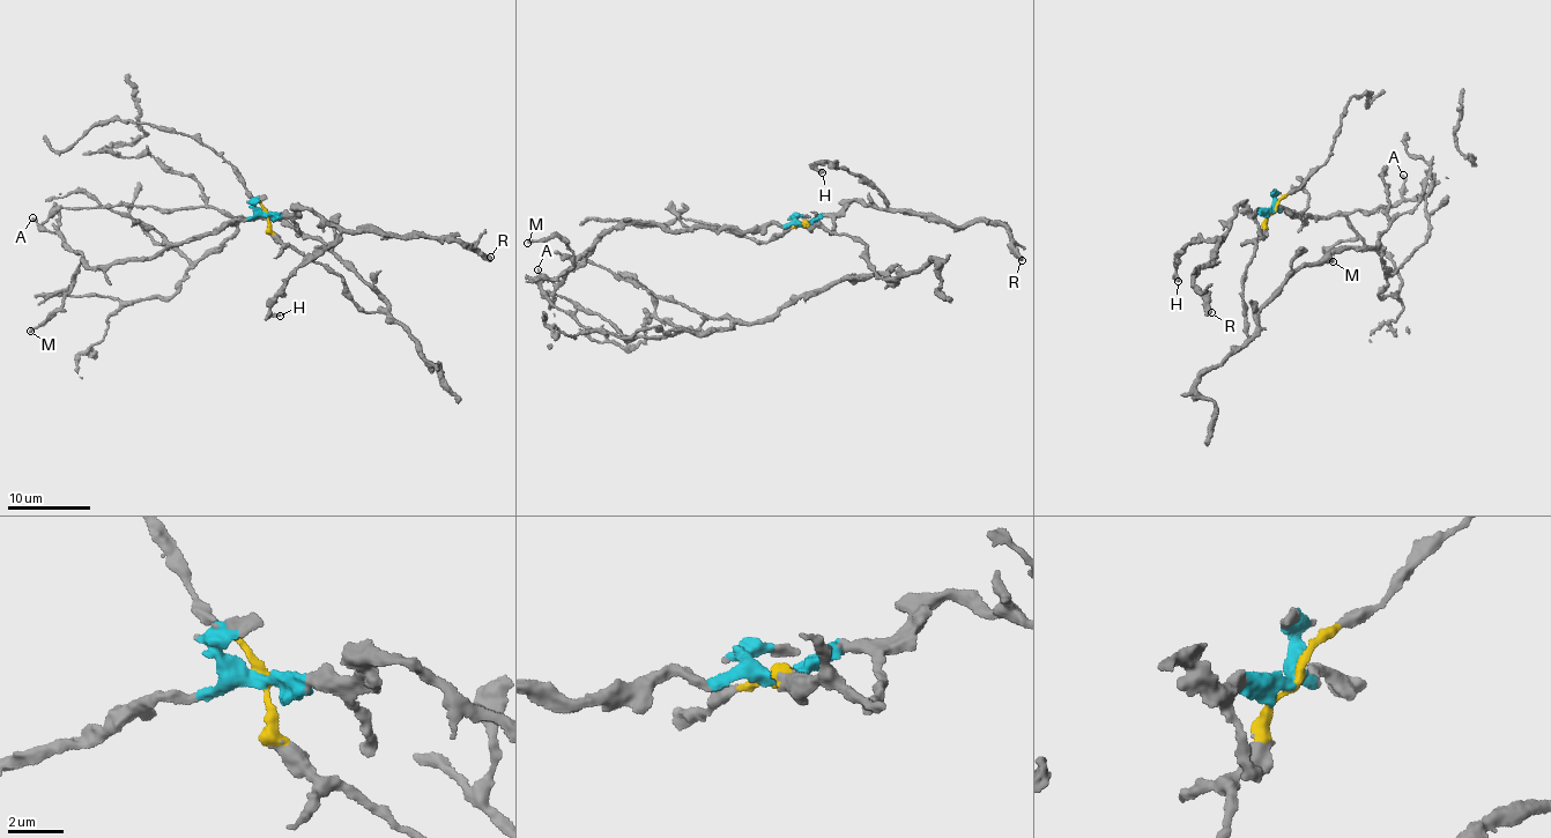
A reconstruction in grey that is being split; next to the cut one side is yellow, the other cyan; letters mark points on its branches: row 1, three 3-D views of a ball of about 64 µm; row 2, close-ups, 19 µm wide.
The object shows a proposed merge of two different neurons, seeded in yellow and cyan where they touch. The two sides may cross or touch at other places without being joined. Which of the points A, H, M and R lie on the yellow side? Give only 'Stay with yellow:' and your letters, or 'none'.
Stay with yellow: none

